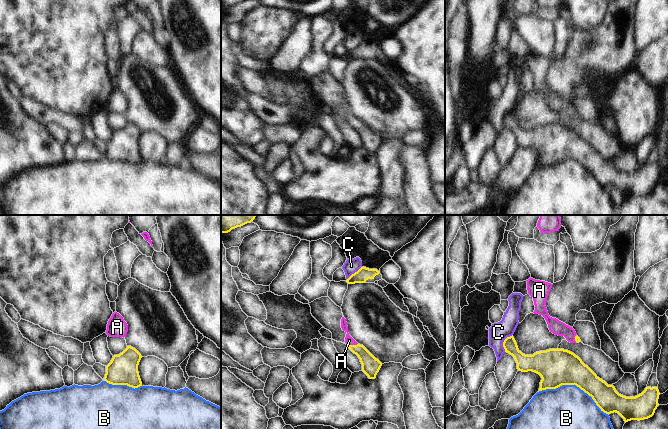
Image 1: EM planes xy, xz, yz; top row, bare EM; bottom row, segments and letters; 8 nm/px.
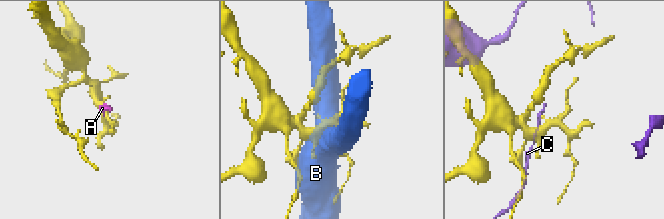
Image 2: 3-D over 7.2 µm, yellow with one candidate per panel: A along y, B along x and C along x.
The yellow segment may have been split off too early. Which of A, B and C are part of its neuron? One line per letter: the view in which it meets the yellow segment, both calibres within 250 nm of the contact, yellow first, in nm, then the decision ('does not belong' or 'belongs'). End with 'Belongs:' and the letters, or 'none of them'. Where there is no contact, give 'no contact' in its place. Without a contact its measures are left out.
A: contact in xz; calibres 140 and 70 nm; belongs
B: contact in yz; calibres 300 and 360 nm; does not belong
C: contact in yz; calibres 140 and 160 nm; does not belong
Belongs: A

